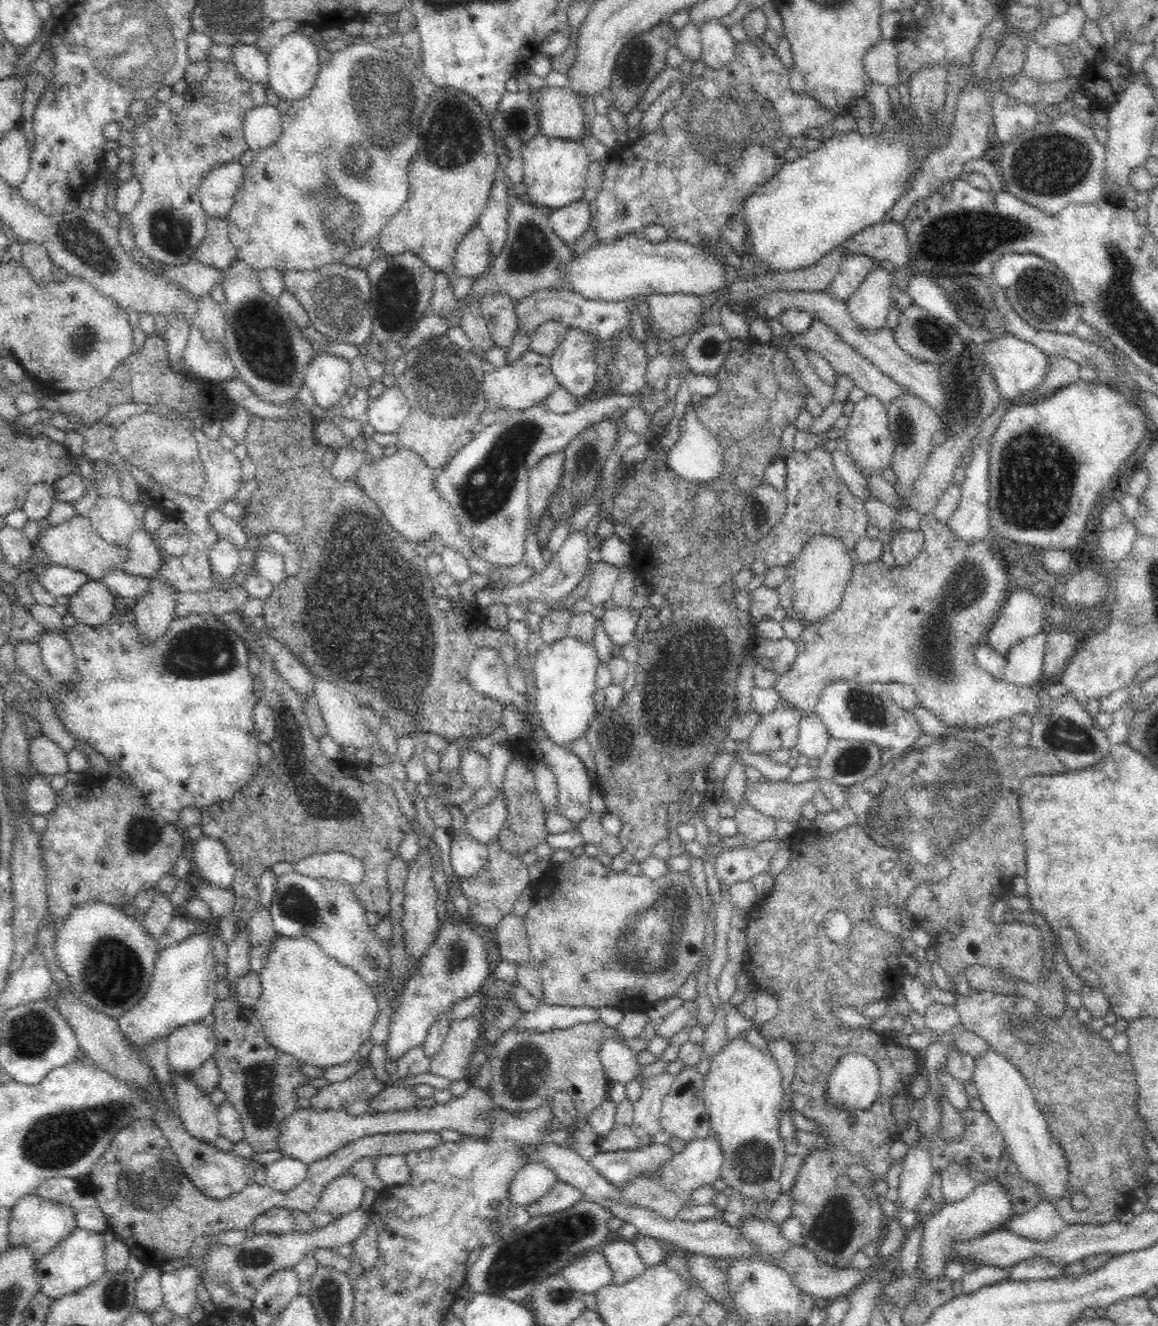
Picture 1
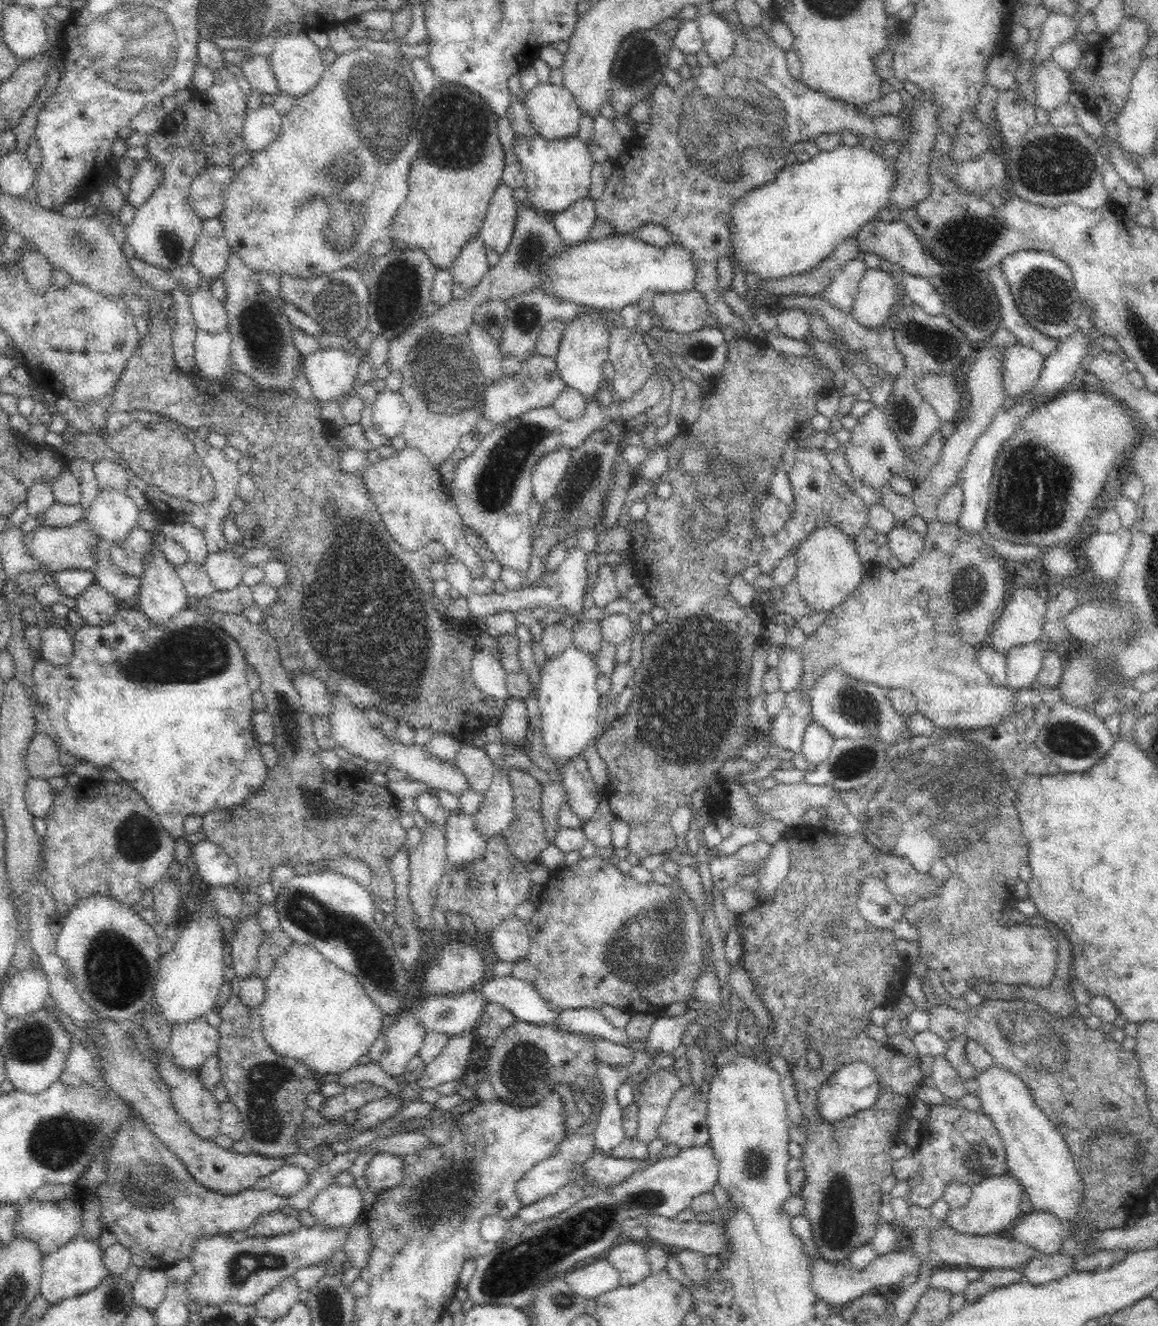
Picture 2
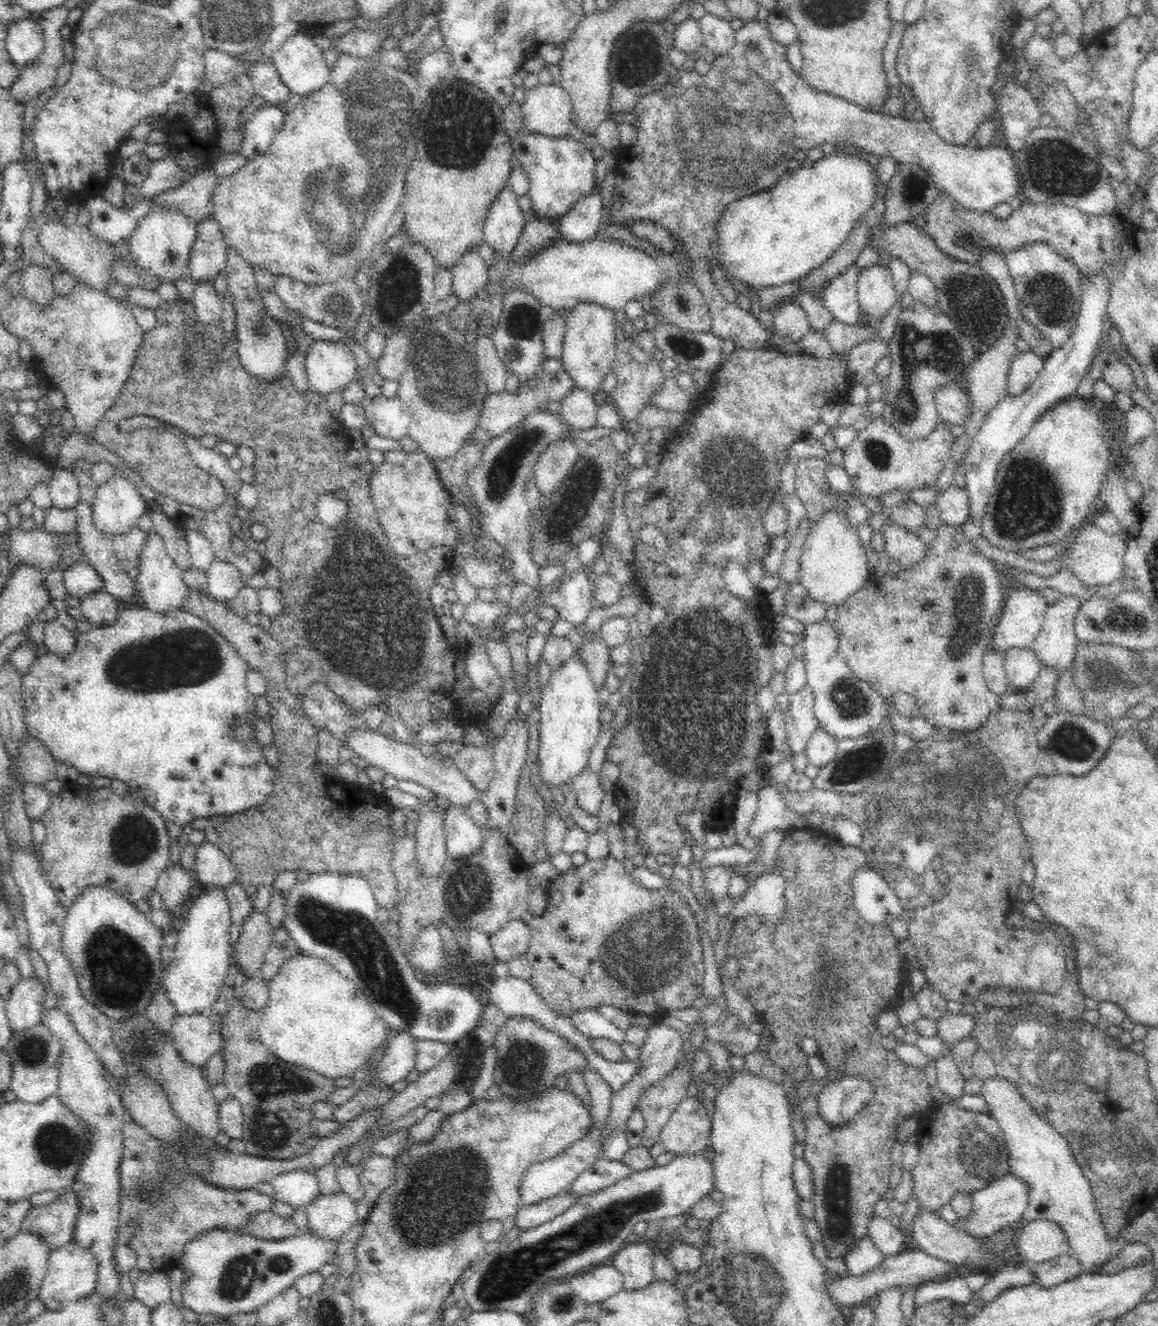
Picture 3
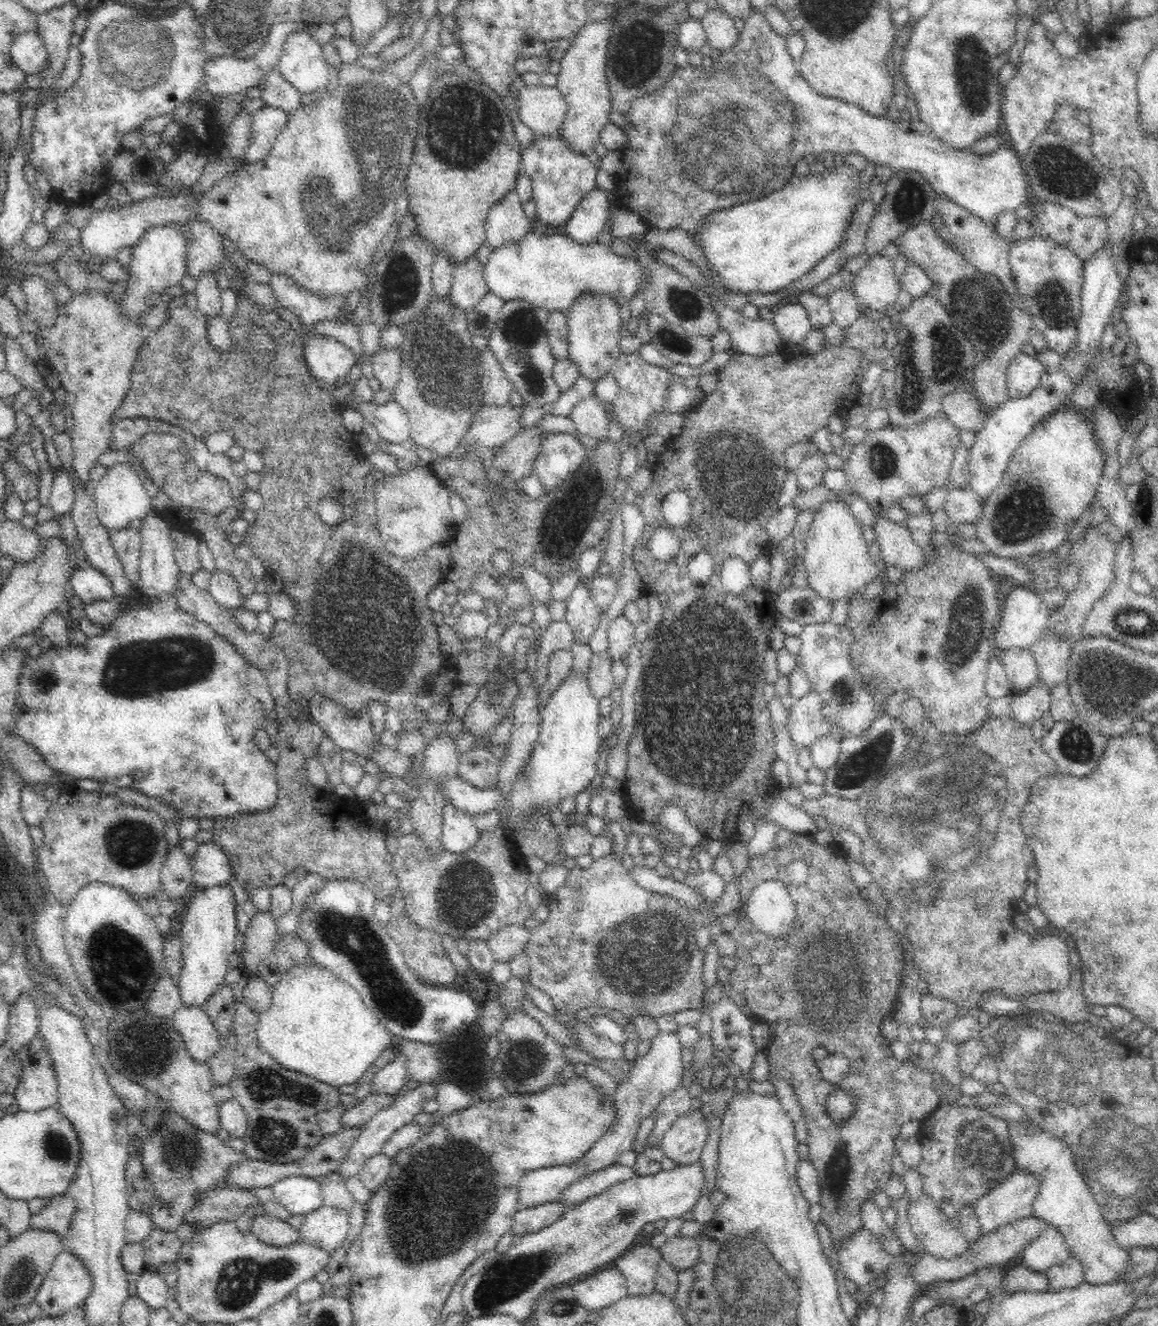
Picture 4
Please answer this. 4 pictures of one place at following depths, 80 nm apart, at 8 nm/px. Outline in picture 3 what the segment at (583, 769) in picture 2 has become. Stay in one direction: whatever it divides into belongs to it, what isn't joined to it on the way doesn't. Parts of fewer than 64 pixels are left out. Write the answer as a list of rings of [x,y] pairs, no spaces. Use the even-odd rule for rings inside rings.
[[[588,769],[579,777],[576,777],[573,782],[572,792],[575,794],[574,798],[578,806],[584,812],[597,816],[606,792],[602,788],[600,779],[594,772]]]

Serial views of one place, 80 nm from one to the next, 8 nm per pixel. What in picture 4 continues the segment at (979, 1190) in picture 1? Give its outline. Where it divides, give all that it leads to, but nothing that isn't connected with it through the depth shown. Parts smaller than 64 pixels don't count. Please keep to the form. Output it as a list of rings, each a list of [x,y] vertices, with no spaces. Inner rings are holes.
[[[1016,1167],[1007,1180],[1004,1180],[1000,1186],[992,1188],[992,1192],[988,1192],[979,1203],[975,1204],[975,1213],[983,1234],[990,1234],[1006,1224],[1032,1217],[1034,1203],[1042,1190],[1042,1182],[1044,1182],[1042,1172],[1030,1172]]]

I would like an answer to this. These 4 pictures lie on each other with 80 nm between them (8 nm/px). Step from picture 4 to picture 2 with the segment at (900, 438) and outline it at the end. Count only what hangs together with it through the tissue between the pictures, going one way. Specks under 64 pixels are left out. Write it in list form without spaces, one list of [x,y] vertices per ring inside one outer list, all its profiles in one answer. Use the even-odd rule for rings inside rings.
[[[872,409],[864,416],[858,418],[858,424],[851,432],[850,442],[845,446],[844,458],[852,472],[854,479],[858,479],[864,487],[874,489],[876,492],[883,486],[890,486],[894,476],[900,476],[913,482],[914,486],[924,482],[935,464],[940,460],[945,440],[940,428],[924,442],[922,448],[916,452],[909,452],[903,444],[893,435],[886,422],[882,409]]]

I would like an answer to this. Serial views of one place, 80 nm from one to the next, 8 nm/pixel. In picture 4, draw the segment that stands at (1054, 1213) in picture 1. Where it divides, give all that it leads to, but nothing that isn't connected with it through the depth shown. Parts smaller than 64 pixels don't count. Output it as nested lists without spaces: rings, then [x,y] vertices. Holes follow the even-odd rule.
[[[1052,1226],[1048,1227],[1034,1242],[1027,1244],[1022,1251],[1022,1264],[1034,1272],[1045,1274],[1050,1268],[1065,1263],[1070,1256],[1063,1234]]]

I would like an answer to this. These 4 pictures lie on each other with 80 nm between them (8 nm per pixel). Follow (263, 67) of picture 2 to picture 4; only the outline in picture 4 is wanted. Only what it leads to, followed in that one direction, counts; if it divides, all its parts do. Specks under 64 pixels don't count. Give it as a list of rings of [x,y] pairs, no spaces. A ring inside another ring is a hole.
[[[279,71],[271,72],[270,78],[262,82],[259,90],[262,92],[263,104],[280,108],[288,116],[304,108],[303,95],[283,80]]]

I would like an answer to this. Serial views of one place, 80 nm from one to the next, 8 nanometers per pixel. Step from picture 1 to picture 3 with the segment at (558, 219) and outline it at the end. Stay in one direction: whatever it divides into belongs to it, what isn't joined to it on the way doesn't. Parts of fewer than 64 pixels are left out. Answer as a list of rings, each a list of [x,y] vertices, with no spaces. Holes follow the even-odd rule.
[[[592,191],[583,196],[562,220],[556,225],[556,230],[562,238],[570,242],[583,243],[596,239],[600,224],[603,224],[604,202],[602,193]]]

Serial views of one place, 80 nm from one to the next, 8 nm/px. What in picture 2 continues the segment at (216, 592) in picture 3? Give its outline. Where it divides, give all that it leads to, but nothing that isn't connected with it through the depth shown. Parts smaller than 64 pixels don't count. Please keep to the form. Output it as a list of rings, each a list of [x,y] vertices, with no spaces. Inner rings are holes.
[[[233,549],[210,553],[205,570],[214,592],[230,592],[243,584],[245,568]]]

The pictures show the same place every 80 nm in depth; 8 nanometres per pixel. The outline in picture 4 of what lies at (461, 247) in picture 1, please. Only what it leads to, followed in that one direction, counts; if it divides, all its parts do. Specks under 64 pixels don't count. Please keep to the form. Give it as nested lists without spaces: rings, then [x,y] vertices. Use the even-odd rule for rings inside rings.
[[[470,257],[453,268],[448,299],[454,307],[467,313],[477,307],[489,288],[484,280],[484,265],[477,257]]]

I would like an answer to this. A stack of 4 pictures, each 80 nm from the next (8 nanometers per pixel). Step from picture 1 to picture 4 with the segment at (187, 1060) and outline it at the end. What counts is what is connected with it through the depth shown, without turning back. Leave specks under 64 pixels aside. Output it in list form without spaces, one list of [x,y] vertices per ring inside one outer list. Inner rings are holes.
[[[184,1004],[171,1016],[174,1028],[186,1043],[192,1059],[207,1062],[220,1050],[215,1024],[202,1006]]]

